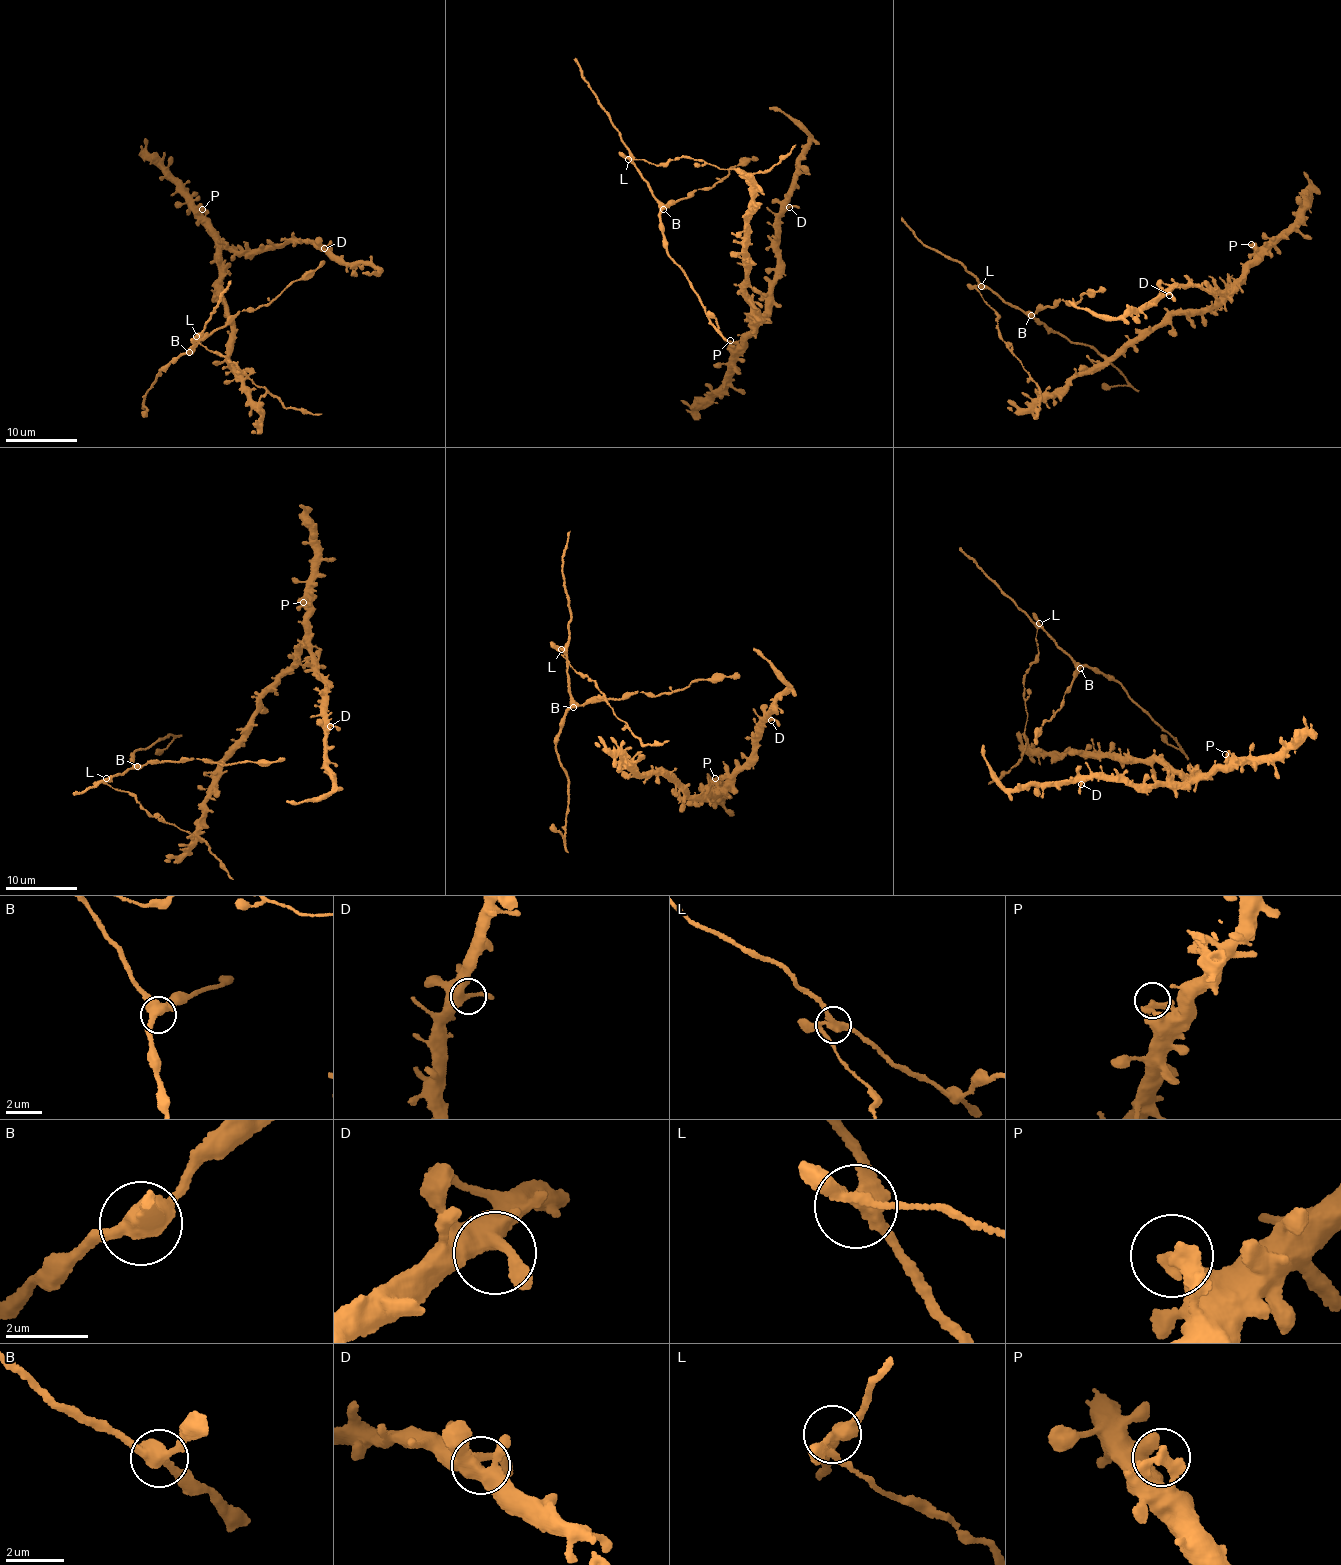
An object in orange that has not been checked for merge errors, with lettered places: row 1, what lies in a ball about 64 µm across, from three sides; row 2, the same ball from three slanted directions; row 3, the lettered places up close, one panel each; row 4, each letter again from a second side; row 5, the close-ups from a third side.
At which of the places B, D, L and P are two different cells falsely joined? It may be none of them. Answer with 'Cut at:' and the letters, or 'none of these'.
Cut at: none of these

